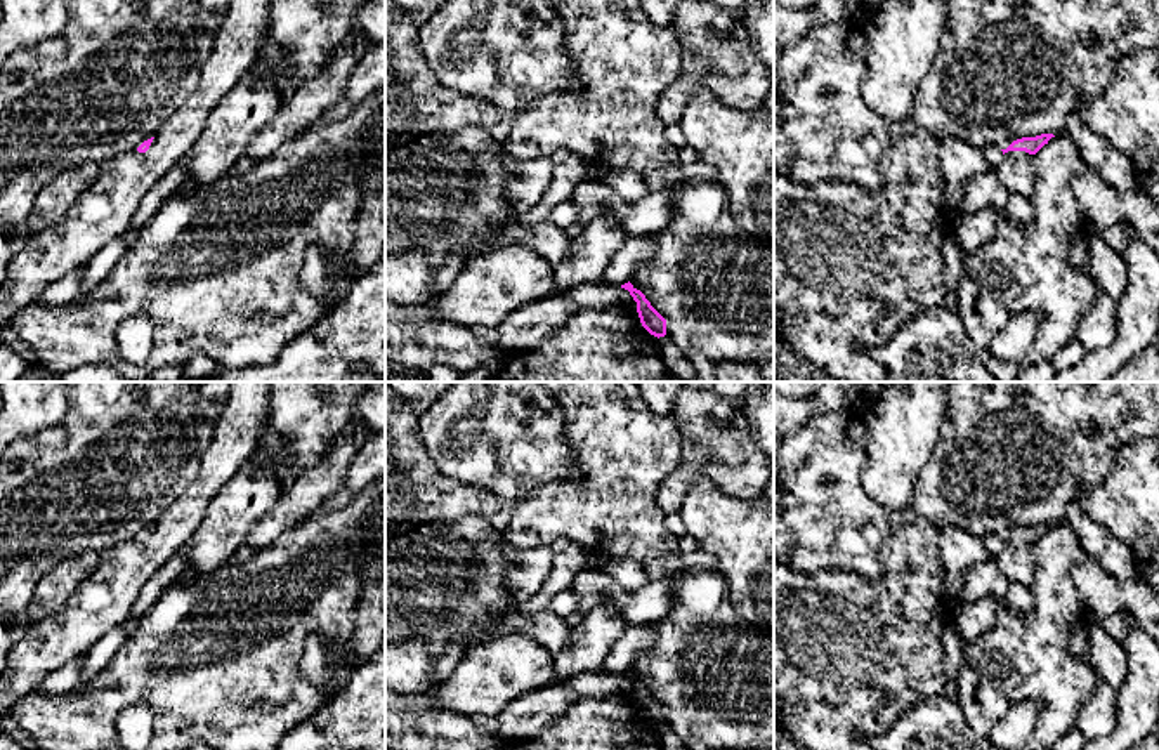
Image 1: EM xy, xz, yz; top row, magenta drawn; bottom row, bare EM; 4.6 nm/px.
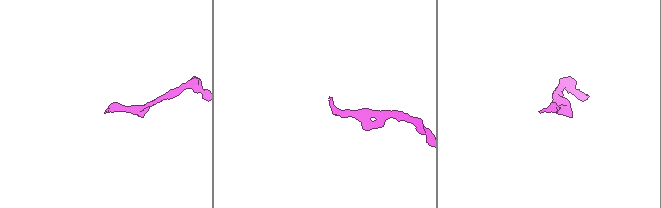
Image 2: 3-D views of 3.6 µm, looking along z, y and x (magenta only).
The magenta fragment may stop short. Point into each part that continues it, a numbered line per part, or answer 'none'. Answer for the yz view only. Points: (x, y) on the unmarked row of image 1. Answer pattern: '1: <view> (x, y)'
1: yz (993, 544)

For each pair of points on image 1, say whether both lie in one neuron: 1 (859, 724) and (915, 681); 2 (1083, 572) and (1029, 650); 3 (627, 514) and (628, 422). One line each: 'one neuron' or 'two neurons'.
1: one neuron
2: two neurons
3: one neuron

